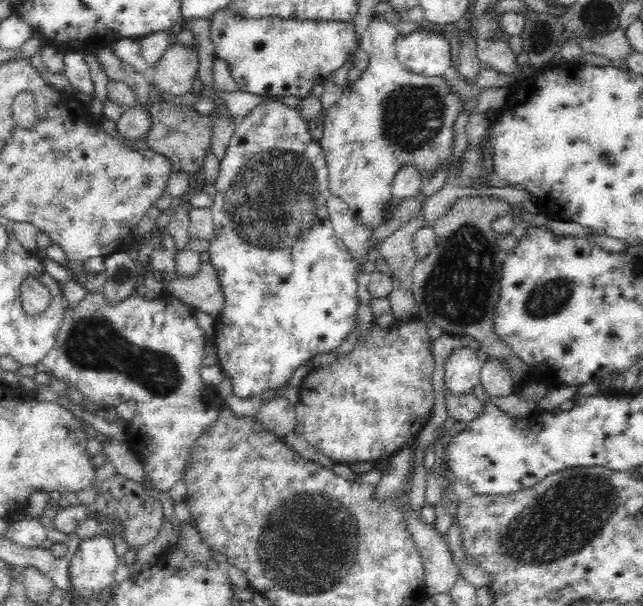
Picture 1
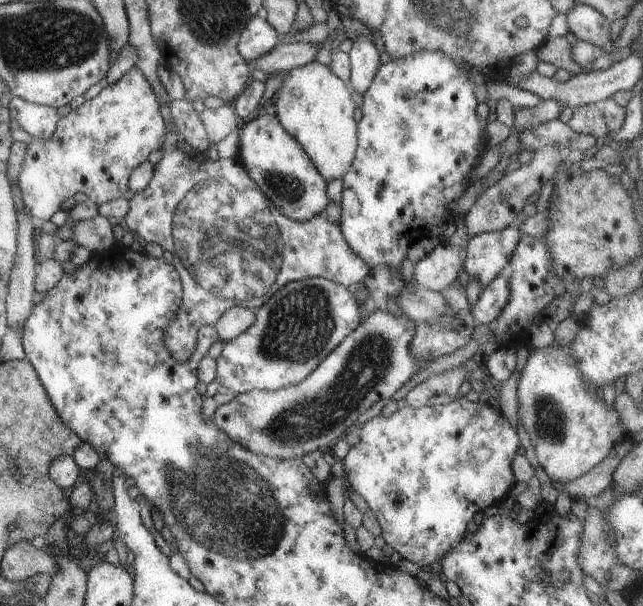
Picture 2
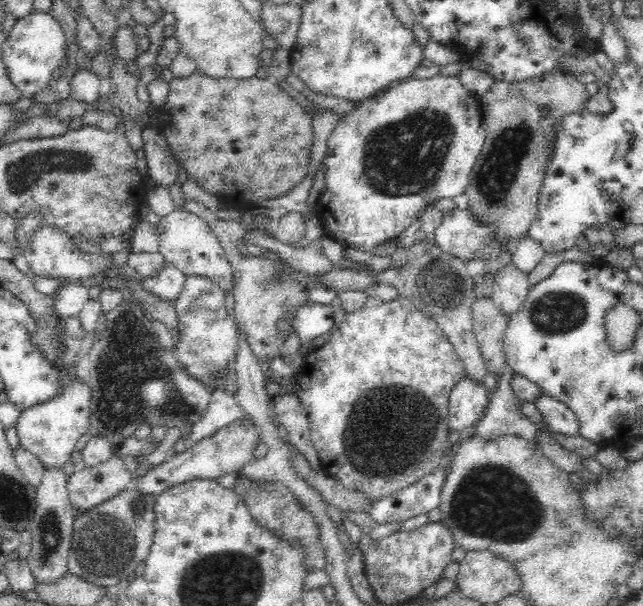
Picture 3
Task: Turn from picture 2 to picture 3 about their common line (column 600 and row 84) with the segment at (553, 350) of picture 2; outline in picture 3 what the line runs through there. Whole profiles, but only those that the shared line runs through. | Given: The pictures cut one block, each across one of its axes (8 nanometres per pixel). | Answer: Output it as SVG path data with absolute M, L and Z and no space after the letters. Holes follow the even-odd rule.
M436 75L432 79L425 80L406 80L396 85L390 86L385 93L378 95L375 99L364 99L359 101L359 107L354 111L342 115L341 121L336 125L332 136L328 139L328 153L323 159L326 166L326 192L330 194L328 204L348 204L348 206L328 206L332 212L338 228L344 232L338 236L339 240L344 240L348 246L345 248L356 249L356 251L372 252L381 244L392 242L392 238L404 232L412 226L414 220L421 218L422 213L428 208L434 206L436 201L443 198L454 199L455 196L464 194L469 183L471 170L475 162L479 159L479 154L484 148L486 142L486 129L483 127L482 113L480 113L480 103L478 97L462 87L458 76Z

